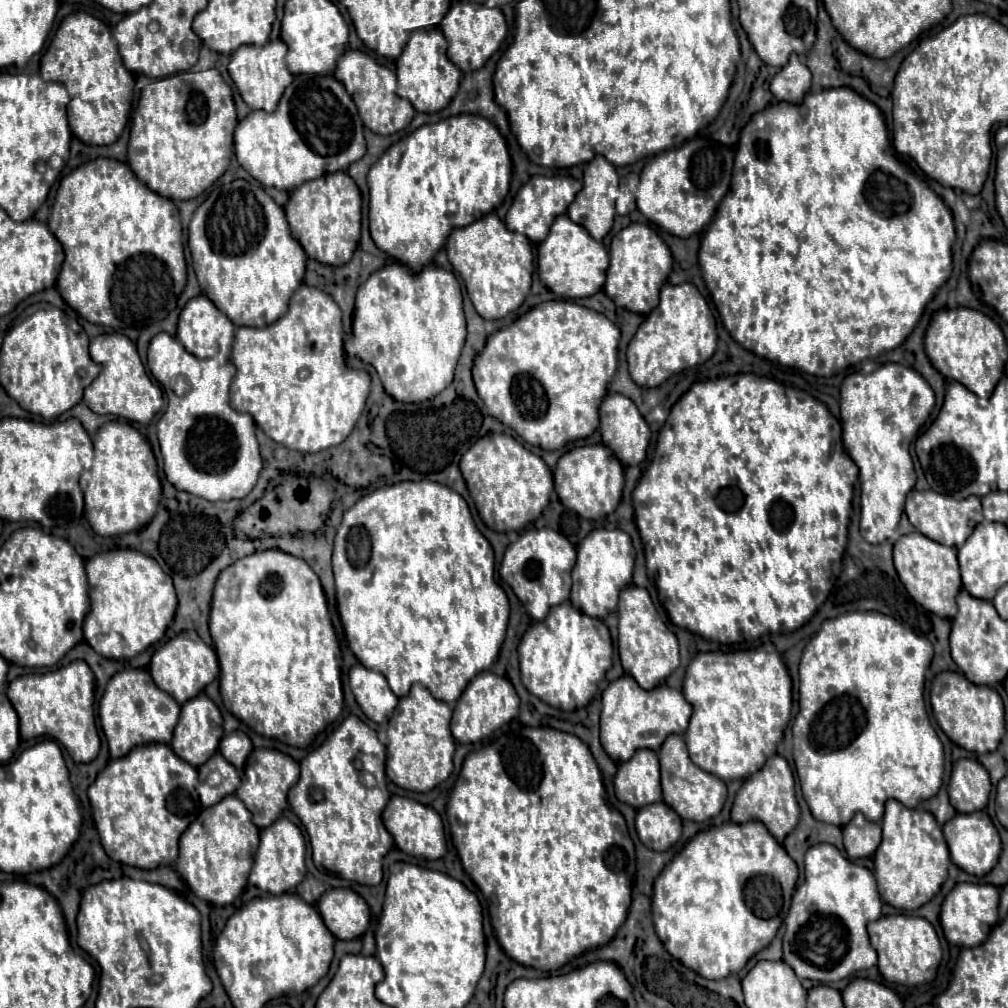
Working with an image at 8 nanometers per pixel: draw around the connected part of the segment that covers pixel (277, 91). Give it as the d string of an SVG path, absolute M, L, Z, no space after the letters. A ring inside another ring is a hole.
M273 40L273 42L267 42L265 46L245 44L231 54L229 76L233 78L243 100L253 110L273 112L283 96L283 90L293 82L293 74L285 66L285 54L287 54L287 44L283 40Z

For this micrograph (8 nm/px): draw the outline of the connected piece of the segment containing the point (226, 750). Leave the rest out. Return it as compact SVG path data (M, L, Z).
M235 730L231 734L225 734L221 738L221 744L219 744L219 752L225 756L225 760L229 760L237 770L243 768L245 764L245 758L249 756L251 752L251 740L245 732L241 730Z

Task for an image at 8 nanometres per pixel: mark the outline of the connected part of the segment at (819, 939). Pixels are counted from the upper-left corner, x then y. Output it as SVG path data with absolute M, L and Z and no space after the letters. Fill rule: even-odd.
M815 844L805 854L805 882L795 890L784 919L783 960L799 978L837 982L857 970L877 964L869 944L867 922L881 916L881 896L875 876L847 860L833 844Z

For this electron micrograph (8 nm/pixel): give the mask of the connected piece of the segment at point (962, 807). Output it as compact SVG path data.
M961 758L955 762L947 794L957 812L975 812L987 806L991 792L991 780L983 764L973 758Z

